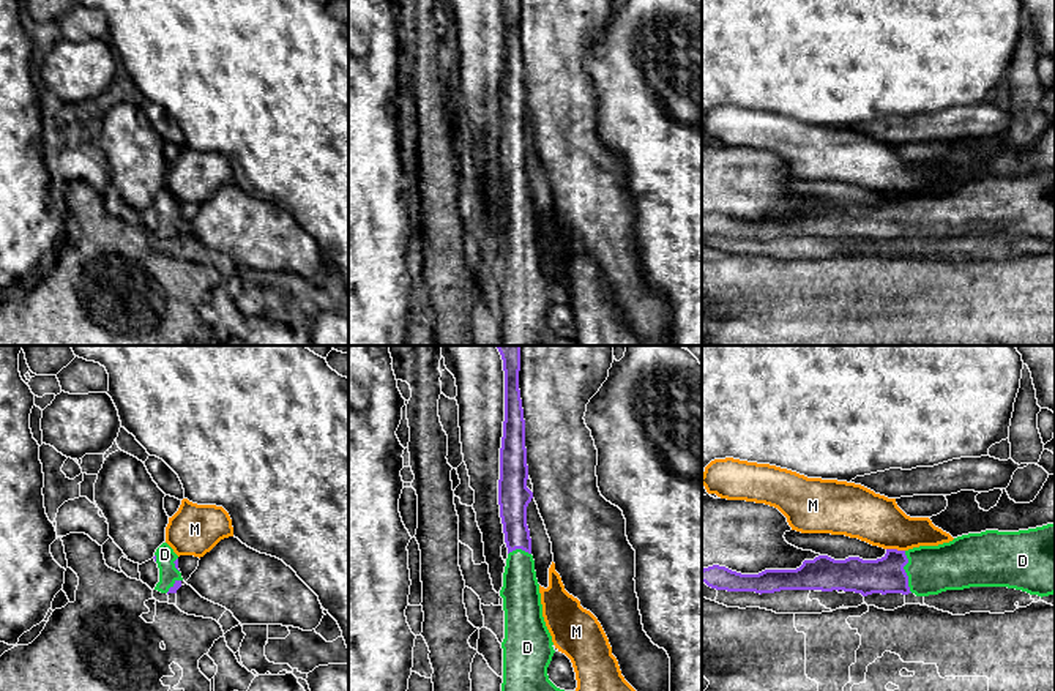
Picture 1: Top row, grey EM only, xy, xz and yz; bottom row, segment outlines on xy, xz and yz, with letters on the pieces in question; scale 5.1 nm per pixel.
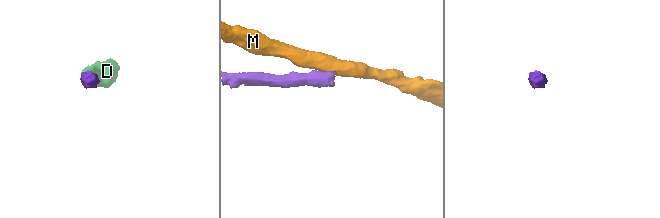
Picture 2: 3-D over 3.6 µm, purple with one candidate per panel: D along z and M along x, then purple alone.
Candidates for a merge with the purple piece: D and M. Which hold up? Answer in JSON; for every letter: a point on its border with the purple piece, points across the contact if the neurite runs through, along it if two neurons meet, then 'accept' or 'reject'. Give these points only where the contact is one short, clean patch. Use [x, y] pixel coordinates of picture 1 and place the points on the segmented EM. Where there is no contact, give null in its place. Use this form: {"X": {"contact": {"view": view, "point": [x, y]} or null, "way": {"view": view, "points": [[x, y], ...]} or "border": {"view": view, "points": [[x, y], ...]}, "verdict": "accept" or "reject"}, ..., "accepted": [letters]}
{"D": {"contact": {"view": "yz", "point": [904, 571]}, "way": {"view": "yz", "points": [[887, 575], [904, 571], [931, 570]]}, "verdict": "accept"}, "M": {"contact": {"view": "yz", "point": [896, 549]}, "border": {"view": "yz", "points": [[887, 548], [904, 551]]}, "verdict": "reject"}, "accepted": ["D"]}

